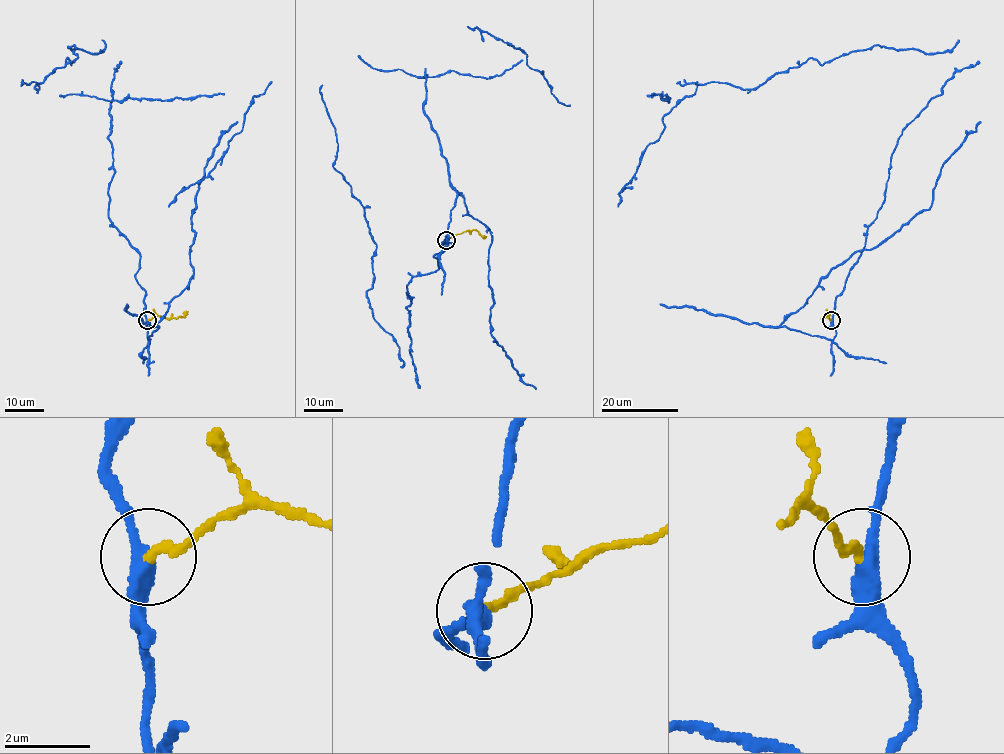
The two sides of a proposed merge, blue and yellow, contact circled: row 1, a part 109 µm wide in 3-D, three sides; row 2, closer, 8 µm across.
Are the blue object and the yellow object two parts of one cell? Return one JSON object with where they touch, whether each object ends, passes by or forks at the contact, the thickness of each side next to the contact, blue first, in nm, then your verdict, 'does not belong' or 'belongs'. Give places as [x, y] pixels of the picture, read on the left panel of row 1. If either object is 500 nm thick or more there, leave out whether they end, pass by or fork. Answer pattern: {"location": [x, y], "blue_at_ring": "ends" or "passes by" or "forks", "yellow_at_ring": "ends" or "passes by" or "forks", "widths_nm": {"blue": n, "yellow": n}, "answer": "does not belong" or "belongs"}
{"location": [147, 320], "blue_at_ring": "passes by", "yellow_at_ring": "ends", "widths_nm": {"blue": 360, "yellow": 240}, "answer": "does not belong"}

